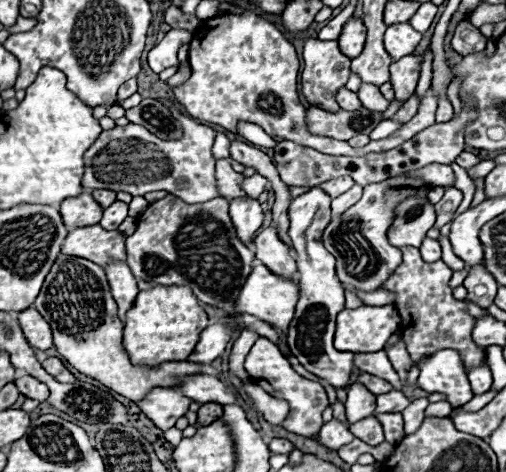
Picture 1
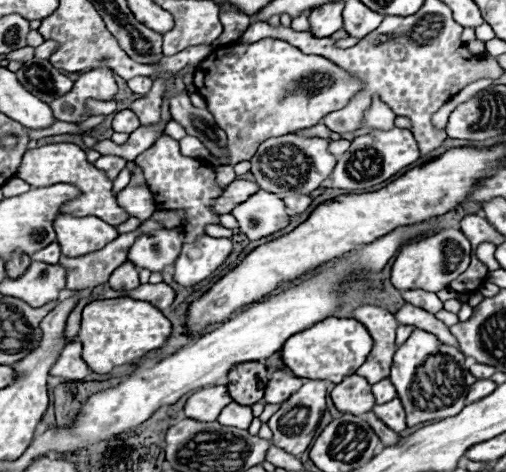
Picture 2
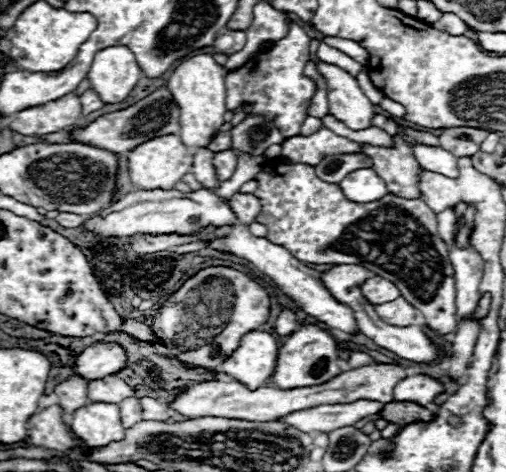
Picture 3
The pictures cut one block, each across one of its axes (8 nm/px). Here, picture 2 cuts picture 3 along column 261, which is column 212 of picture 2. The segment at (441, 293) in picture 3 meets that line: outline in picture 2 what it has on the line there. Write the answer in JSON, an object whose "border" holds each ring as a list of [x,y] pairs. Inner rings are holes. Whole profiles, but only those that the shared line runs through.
{"border":[[[164,134],[134,162],[142,168],[160,210],[184,210],[184,242],[194,242],[198,234],[204,234],[206,224],[218,224],[218,214],[212,212],[212,204],[222,192],[216,186],[216,174],[198,158],[182,156],[178,140]]]}

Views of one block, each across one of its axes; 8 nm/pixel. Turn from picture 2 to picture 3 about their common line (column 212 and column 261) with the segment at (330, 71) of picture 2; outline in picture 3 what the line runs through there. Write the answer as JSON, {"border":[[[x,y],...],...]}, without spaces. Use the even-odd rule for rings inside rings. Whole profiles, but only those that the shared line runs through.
{"border":[[[292,22],[288,34],[280,42],[274,42],[272,48],[254,54],[242,68],[230,70],[226,76],[226,108],[234,112],[236,108],[250,104],[252,110],[248,114],[262,114],[266,120],[272,120],[286,140],[298,136],[300,126],[308,116],[310,100],[316,94],[316,82],[304,76],[304,66],[310,60],[308,42],[310,38],[304,34],[302,26]]]}

